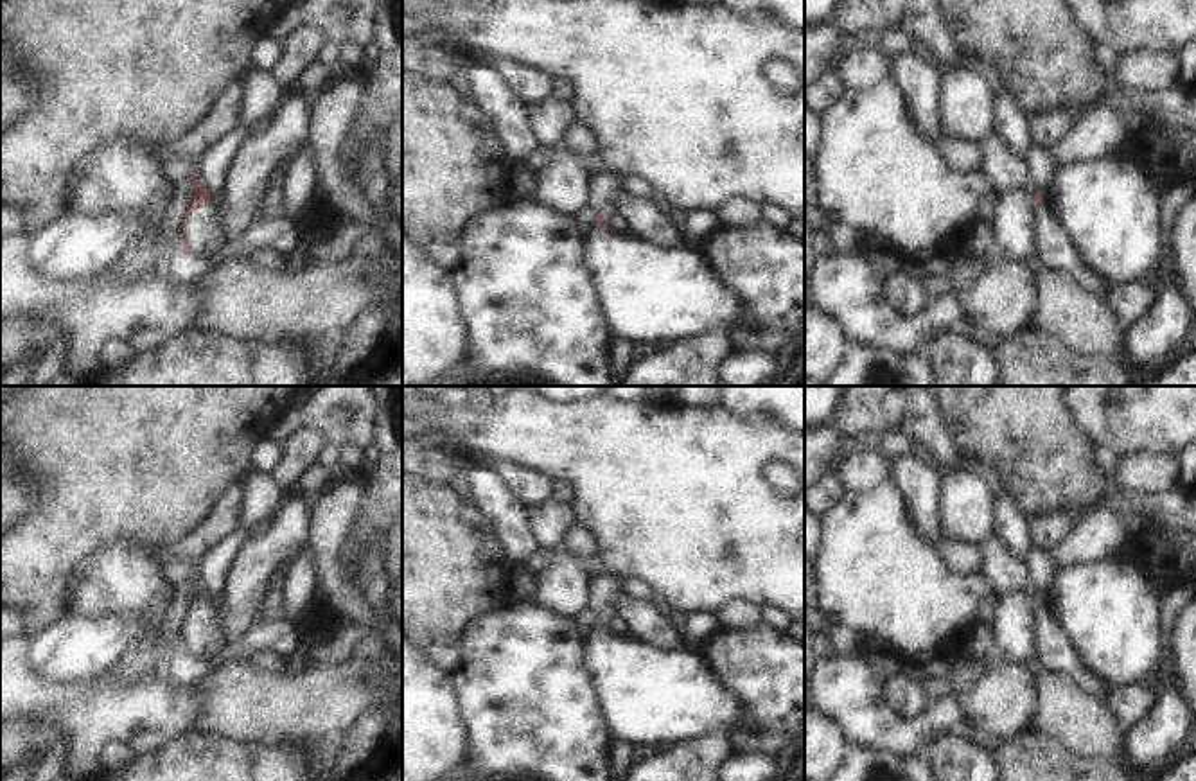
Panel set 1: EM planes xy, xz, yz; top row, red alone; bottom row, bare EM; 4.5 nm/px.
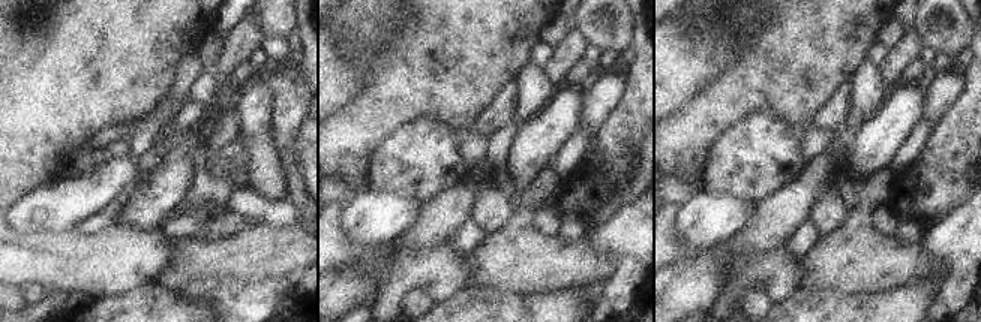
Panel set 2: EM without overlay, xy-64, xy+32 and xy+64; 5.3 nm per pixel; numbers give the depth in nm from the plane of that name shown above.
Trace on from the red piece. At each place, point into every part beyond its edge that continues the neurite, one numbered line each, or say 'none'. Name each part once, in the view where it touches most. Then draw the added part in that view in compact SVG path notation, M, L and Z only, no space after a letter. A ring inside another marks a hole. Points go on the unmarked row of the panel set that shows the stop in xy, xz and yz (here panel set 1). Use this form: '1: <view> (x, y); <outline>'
1: xy (203, 634); M208 607L187 619L183 632L190 654L205 661L219 655L232 641L221 632L221 619L217 618L215 609Z
2: xz (607, 589); M607 569L593 582L593 612L614 619L623 594L623 578Z

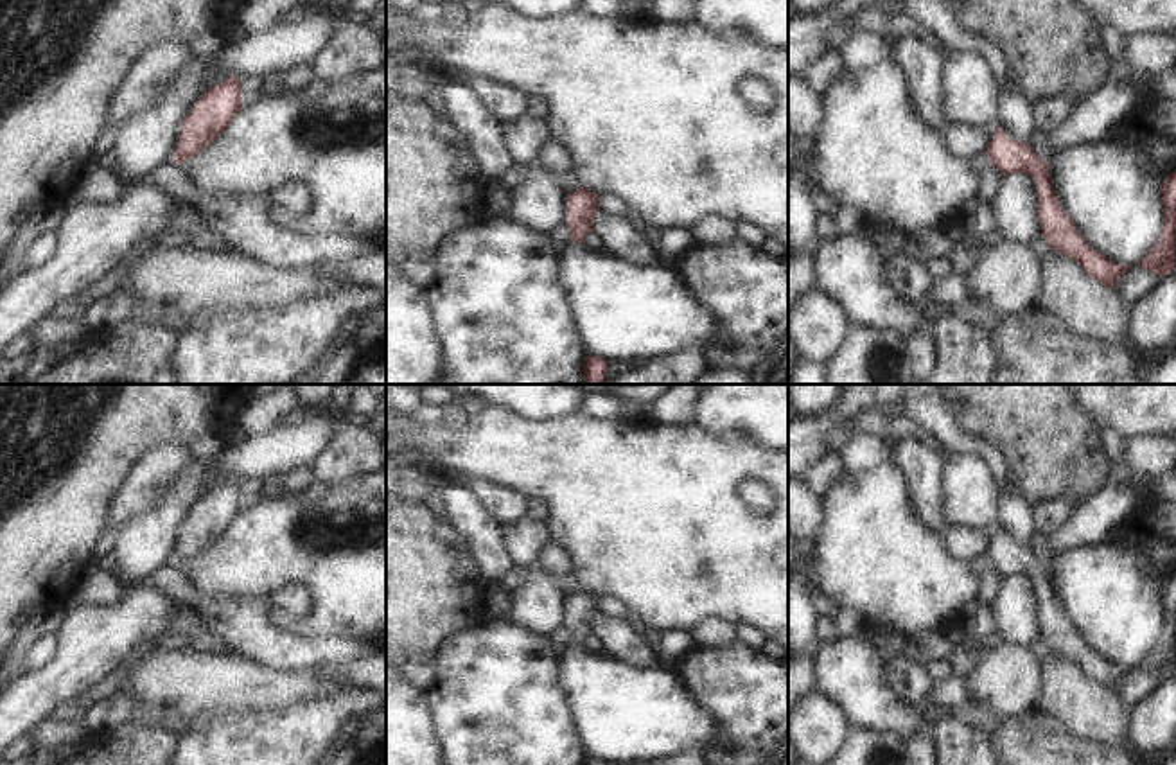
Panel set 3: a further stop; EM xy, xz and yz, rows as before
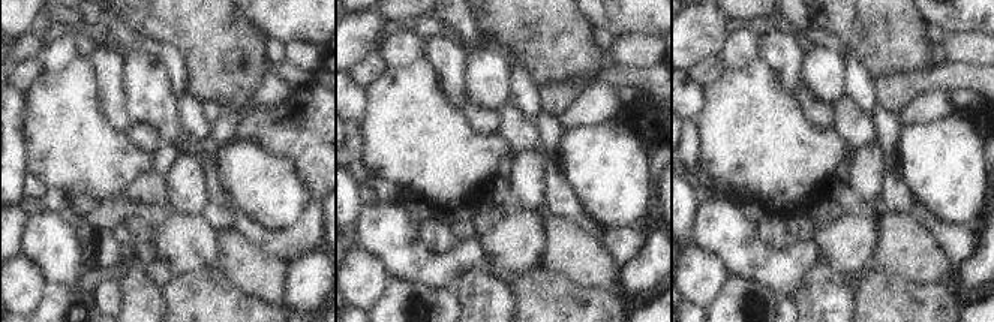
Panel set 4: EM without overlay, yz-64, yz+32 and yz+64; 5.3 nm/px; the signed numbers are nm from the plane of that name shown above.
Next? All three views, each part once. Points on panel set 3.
none

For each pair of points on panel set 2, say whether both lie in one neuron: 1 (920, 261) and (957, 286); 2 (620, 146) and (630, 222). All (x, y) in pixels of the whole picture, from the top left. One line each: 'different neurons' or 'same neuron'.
1: different neurons
2: different neurons

